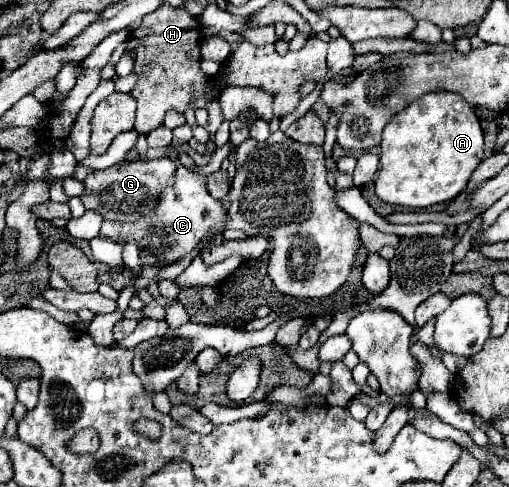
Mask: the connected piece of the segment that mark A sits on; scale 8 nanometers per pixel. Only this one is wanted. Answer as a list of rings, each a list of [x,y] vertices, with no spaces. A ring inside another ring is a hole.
[[[429,92],[407,108],[403,108],[383,130],[381,140],[381,166],[375,180],[377,196],[387,204],[407,208],[429,208],[435,204],[451,202],[459,192],[465,190],[473,170],[483,160],[483,132],[475,108],[455,92]]]

